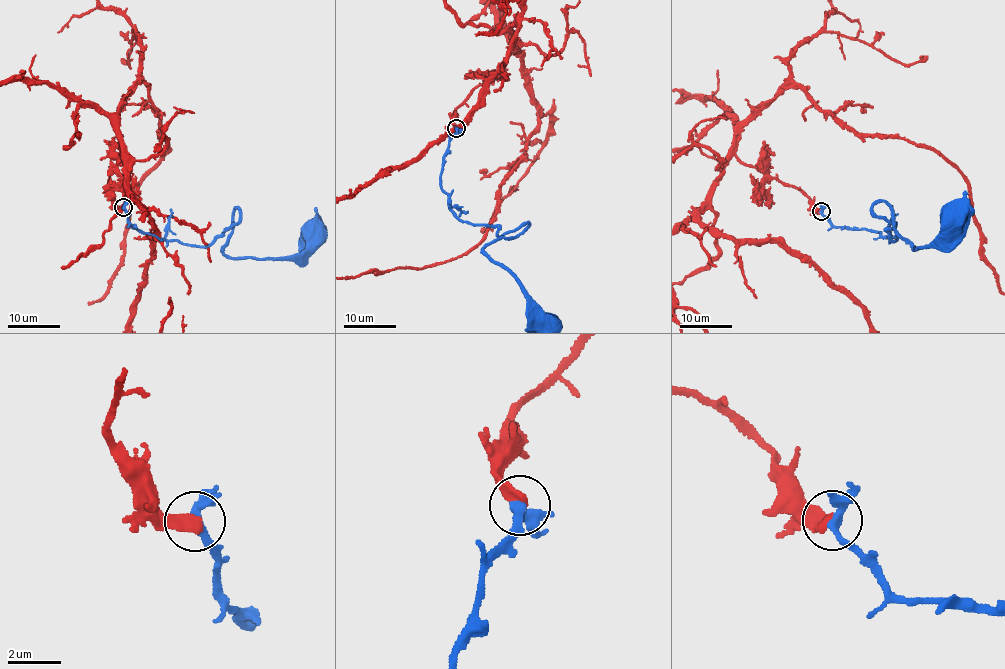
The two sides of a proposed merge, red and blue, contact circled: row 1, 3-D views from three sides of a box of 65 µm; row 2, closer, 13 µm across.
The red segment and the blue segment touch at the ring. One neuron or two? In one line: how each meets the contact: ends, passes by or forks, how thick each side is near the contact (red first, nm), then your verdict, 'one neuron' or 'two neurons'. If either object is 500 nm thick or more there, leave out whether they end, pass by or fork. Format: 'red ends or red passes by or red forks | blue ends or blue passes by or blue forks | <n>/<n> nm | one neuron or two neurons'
red ends | blue forks | 440/280 nm | one neuron

